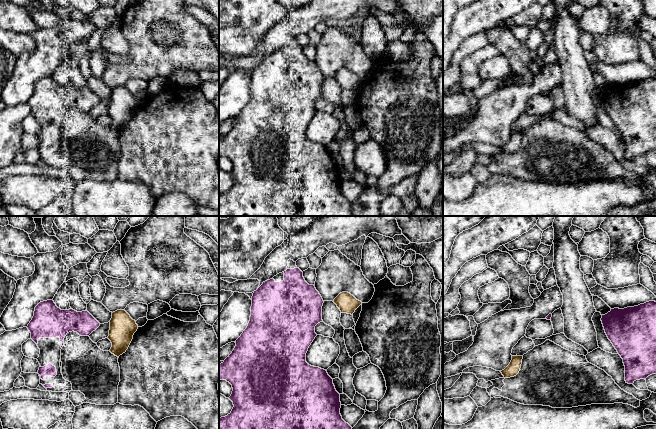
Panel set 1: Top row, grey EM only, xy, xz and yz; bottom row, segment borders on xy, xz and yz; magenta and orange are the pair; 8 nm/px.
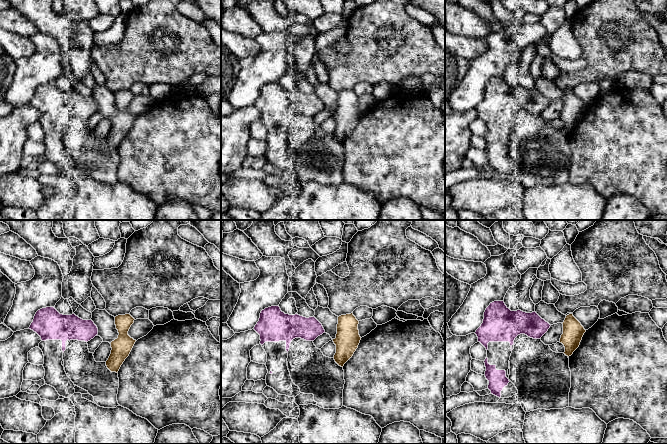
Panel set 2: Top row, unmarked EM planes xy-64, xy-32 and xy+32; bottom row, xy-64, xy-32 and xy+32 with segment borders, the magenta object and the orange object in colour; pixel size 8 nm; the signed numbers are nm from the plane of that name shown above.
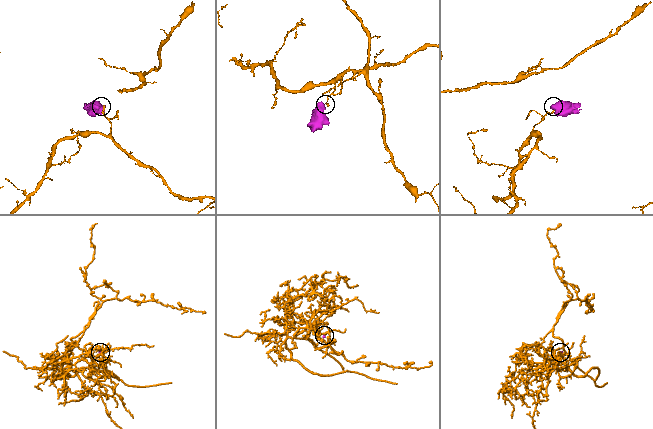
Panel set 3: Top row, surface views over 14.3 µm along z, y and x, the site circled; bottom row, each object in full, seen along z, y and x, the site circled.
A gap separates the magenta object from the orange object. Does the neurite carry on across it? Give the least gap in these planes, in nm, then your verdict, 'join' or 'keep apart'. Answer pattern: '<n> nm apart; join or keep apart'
80 nm apart; keep apart

